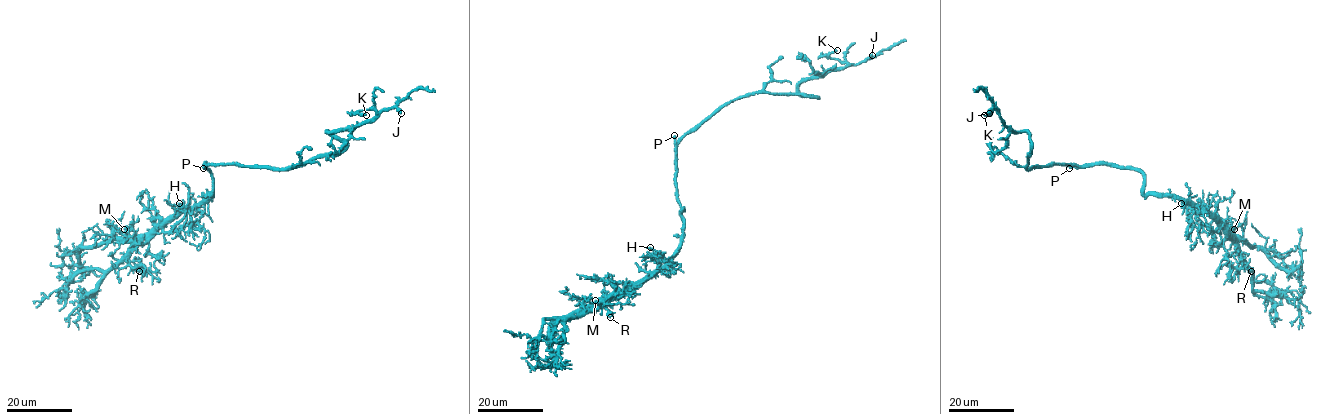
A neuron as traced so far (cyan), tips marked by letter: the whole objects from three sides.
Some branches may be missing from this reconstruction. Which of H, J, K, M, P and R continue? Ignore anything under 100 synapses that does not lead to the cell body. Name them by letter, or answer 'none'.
P

